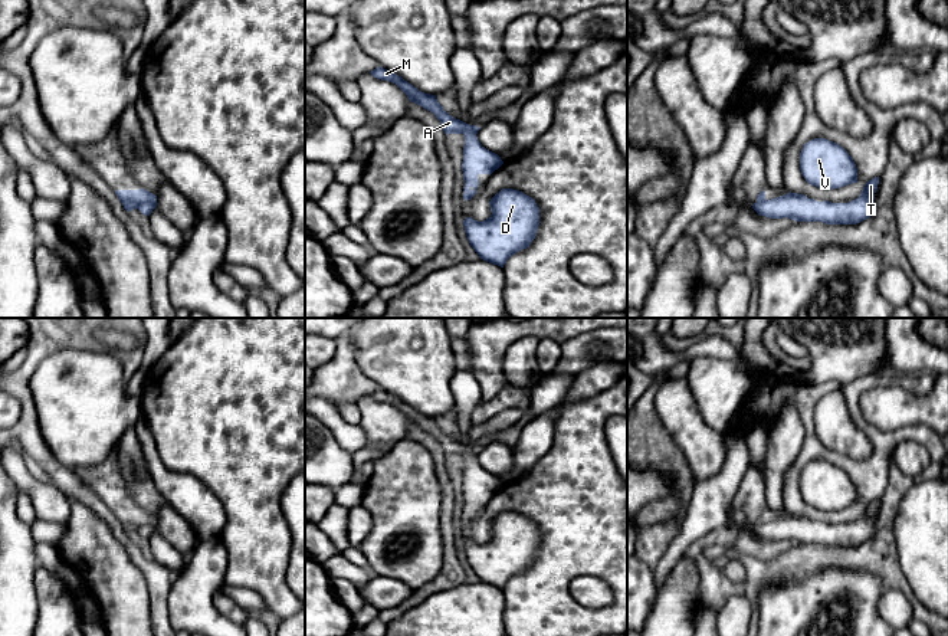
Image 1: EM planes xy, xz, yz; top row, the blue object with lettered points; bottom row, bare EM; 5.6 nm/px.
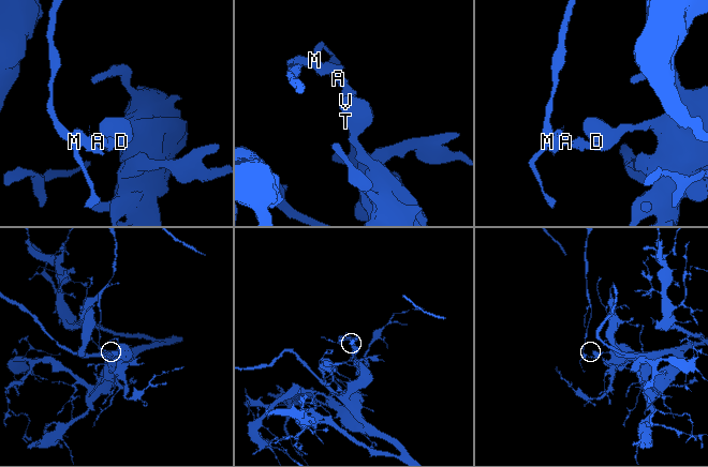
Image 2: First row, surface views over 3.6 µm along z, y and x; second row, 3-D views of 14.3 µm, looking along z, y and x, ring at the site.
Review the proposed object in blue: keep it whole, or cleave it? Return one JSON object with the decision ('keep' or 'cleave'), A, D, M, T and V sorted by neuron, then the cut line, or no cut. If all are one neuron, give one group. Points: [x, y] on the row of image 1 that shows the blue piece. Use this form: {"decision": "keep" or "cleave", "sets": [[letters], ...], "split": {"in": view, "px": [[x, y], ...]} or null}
{"decision": "cleave", "sets": [["A", "M"], ["D", "T", "V"]], "split": {"in": "xy", "px": [[156, 206], [150, 202], [143, 202], [137, 207]]}}

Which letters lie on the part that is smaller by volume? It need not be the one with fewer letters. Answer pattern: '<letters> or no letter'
A, M

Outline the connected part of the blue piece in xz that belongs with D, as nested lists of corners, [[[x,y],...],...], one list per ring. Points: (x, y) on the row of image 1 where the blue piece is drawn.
[[[502,188],[491,201],[492,214],[478,222],[463,220],[470,246],[480,259],[503,268],[516,252],[529,247],[539,226],[539,207],[519,190]]]

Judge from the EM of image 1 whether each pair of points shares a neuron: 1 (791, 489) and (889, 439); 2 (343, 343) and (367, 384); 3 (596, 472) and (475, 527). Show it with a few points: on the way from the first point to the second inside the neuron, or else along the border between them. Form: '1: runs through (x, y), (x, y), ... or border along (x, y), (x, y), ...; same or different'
1: runs through (803, 461), (827, 455), (863, 465); same
2: runs through (345, 353), (345, 364), (357, 376); same
3: runs through (564, 494), (522, 495), (502, 500); same

